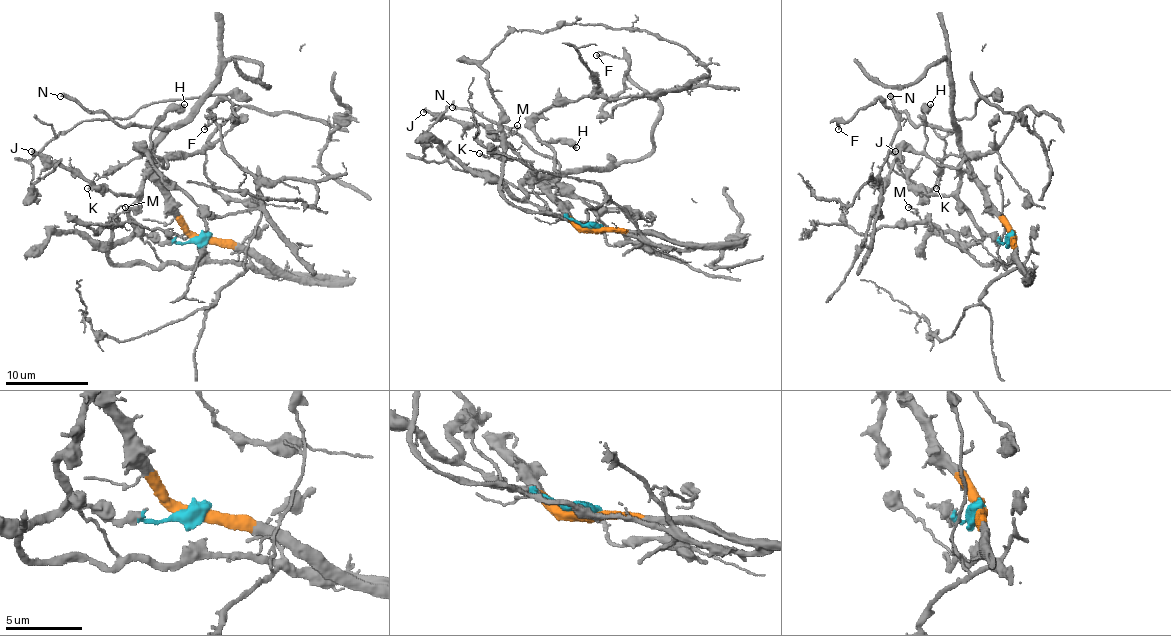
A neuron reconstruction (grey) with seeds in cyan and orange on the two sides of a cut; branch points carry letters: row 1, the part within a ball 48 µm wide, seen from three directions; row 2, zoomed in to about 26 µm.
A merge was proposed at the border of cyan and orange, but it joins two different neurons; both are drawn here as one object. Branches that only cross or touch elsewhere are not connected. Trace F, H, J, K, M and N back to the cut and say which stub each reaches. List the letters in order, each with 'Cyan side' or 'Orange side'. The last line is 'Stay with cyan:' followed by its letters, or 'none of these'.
F: Cyan side
H: Cyan side
J: Cyan side
K: Orange side
M: Cyan side
N: Orange side
Stay with cyan: F, H, J, M

